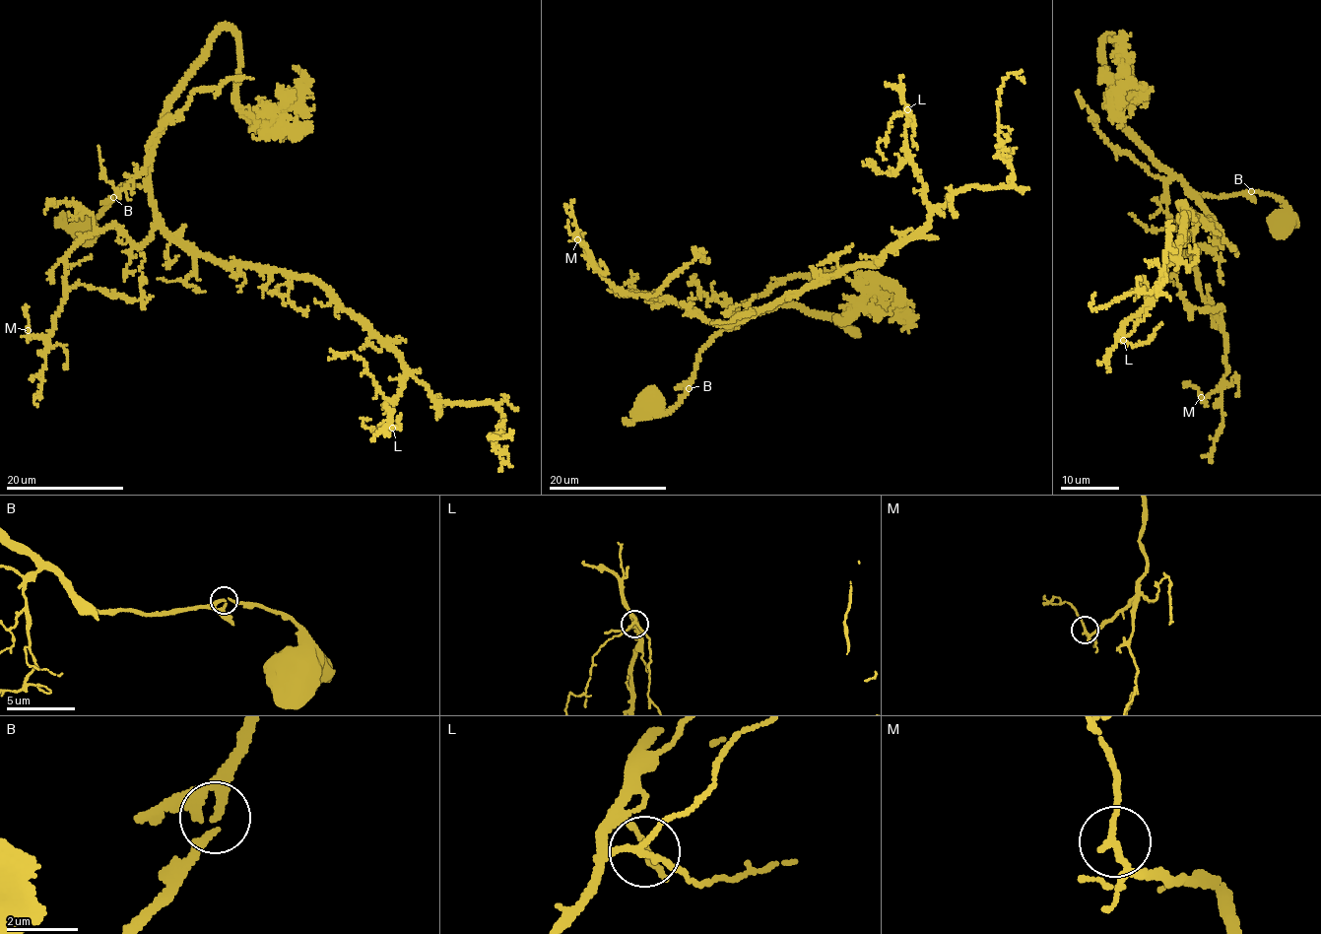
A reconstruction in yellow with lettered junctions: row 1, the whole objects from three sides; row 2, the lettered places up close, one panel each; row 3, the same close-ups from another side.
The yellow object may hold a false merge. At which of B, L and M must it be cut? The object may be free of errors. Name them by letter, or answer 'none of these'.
none of these

